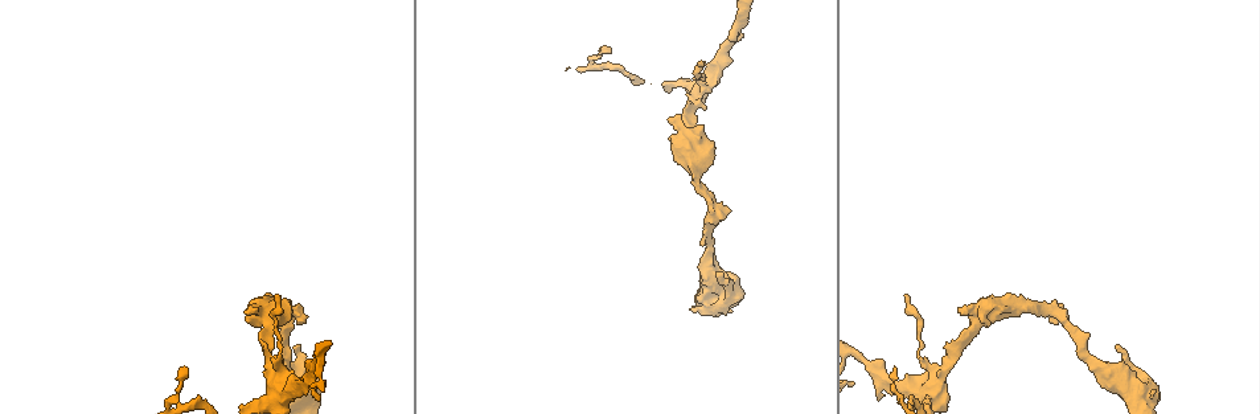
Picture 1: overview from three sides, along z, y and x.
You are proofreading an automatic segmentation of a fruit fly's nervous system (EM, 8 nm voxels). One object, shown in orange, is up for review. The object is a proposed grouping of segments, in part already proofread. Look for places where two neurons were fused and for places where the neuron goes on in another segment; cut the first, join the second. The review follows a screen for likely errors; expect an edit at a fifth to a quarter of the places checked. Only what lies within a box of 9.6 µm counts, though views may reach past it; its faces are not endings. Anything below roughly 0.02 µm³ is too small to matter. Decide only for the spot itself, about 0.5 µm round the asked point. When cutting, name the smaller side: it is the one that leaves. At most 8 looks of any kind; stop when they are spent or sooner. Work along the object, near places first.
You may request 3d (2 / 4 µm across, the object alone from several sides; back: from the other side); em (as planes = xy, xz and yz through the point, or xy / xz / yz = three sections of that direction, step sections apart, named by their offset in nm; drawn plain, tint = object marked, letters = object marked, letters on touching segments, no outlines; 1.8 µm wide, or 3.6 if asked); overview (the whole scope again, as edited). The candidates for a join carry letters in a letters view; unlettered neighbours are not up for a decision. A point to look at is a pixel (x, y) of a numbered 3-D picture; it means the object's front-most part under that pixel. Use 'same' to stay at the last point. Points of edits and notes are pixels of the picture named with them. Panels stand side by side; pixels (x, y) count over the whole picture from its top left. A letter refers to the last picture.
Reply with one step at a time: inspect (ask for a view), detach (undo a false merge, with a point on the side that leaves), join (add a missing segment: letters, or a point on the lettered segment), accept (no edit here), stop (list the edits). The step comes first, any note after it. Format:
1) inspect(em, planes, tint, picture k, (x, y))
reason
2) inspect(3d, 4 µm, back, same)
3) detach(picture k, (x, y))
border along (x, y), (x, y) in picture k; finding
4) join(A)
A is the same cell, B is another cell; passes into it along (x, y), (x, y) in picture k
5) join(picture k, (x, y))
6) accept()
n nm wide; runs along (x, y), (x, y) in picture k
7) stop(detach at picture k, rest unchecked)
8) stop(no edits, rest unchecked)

inspect(3d, 2 µm, picture 1, (697, 89))
calibre changes

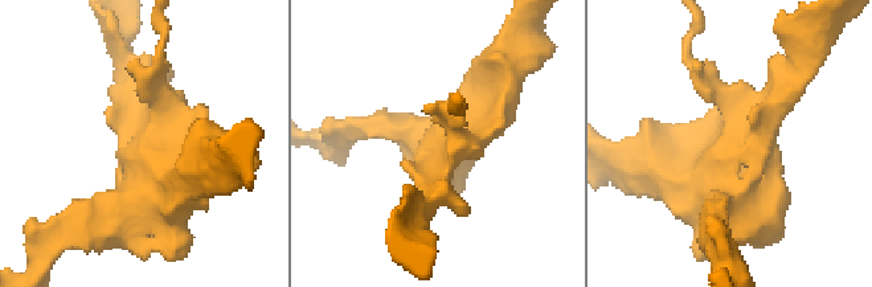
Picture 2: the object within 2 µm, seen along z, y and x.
inspect(em, yz, step 4, letters, picture 2, (740, 175))
shape alone is not enough

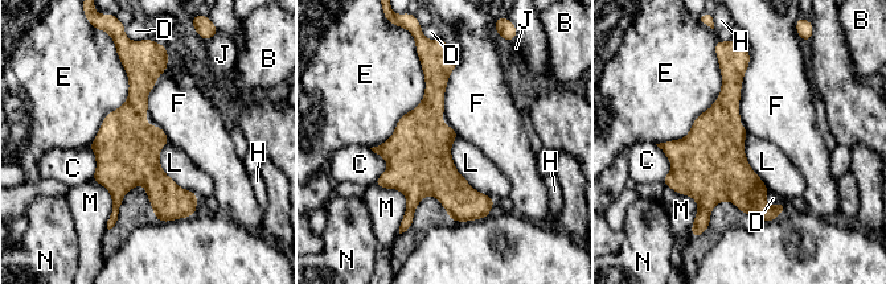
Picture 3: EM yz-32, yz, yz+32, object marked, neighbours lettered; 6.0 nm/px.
inspect(em, planes, letters, same)
another direction

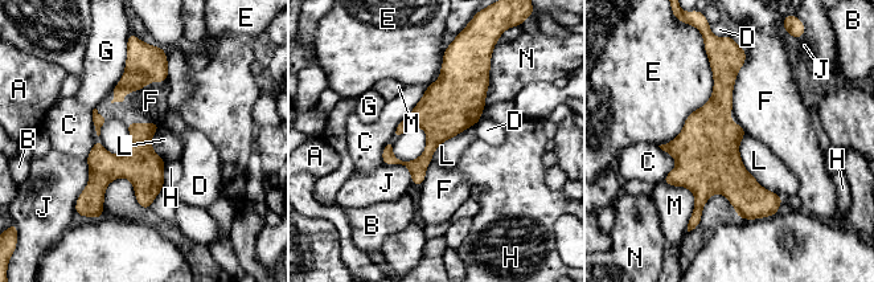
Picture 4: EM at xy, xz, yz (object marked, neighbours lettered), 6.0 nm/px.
accept()
240 nm wide; E touches over 650 nm; A, B, C, D, E, F, G, H, J, L, M and N are other cells; all the same neuron

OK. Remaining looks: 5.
inspect(em, planes, tint, picture 1, (997, 310))
sudden change in width

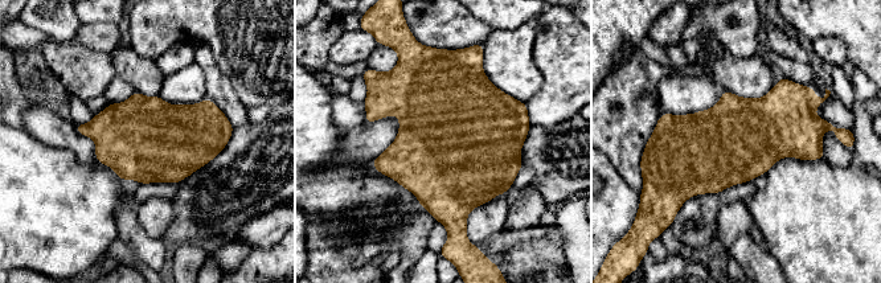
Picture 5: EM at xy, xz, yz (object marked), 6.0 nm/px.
inspect(em, planes, letters, same)

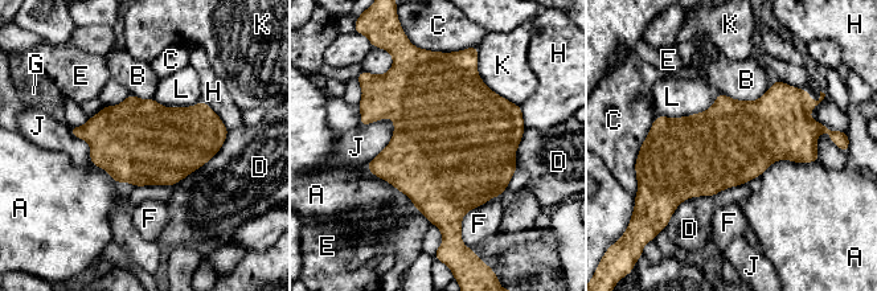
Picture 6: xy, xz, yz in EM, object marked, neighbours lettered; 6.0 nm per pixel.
accept()
A, B, C, D, E, F, G, H, J, K and L are other cells; border along (818, 159), (778, 159), (758, 176) in picture 6; continuous, no second neuron

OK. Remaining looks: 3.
inspect(3d, 4 µm, picture 1, (727, 291))
thick turns thin

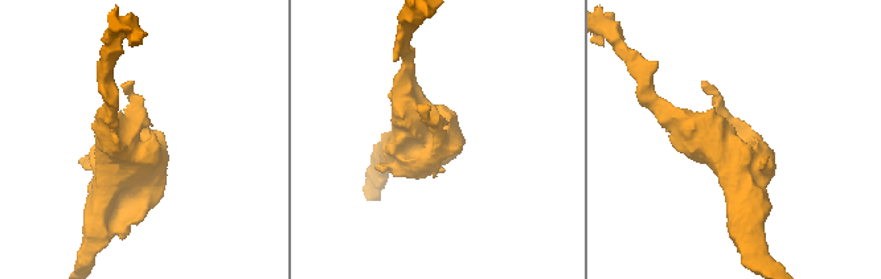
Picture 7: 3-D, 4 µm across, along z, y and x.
inspect(em, planes, letters, picture 7, (436, 137))

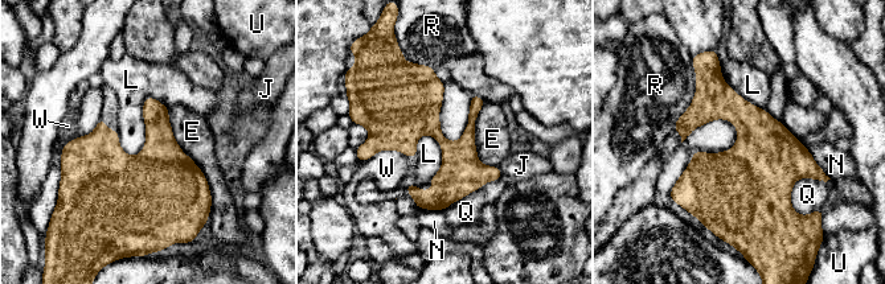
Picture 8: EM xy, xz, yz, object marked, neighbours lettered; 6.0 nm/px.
accept()
E, J, L, N, Q, R, U and W are other cells; continuous, no second neuron

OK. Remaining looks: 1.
stop(no edits, rest unchecked)

